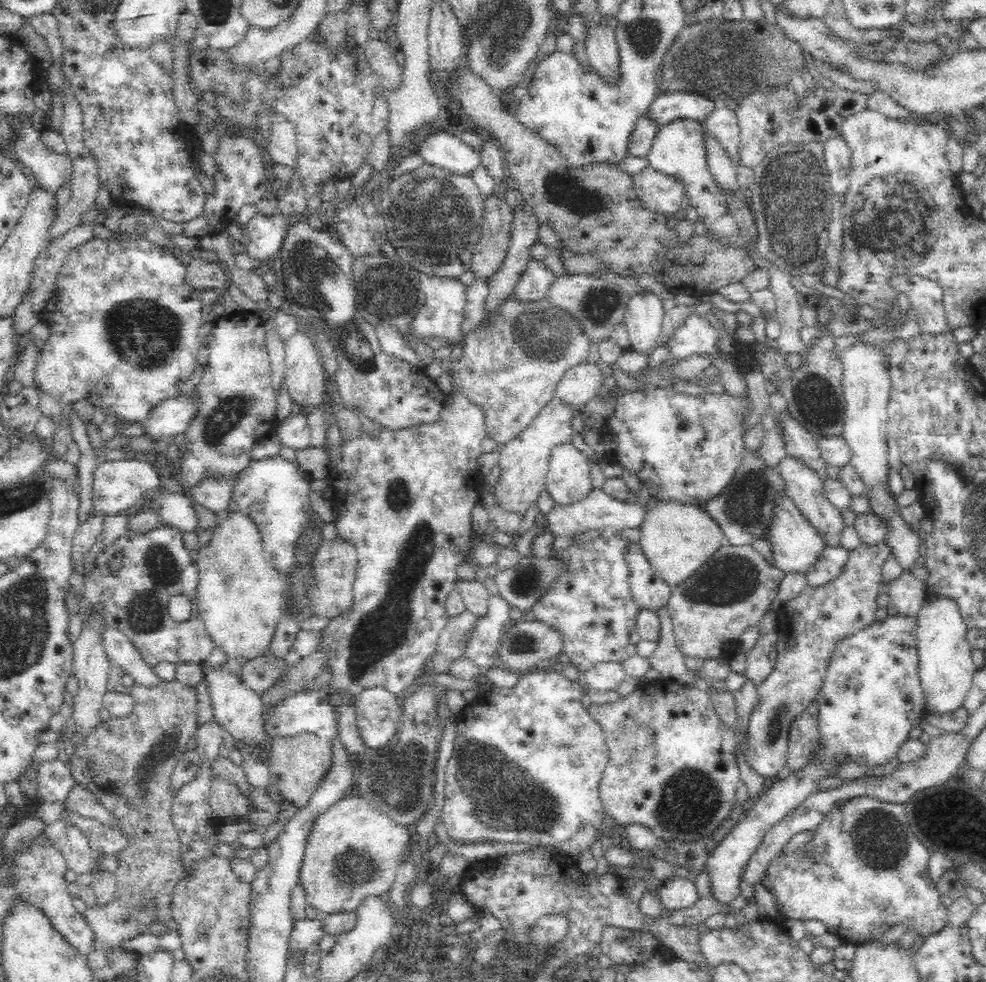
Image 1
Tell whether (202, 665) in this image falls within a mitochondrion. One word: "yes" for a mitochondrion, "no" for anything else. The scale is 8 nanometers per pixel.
no

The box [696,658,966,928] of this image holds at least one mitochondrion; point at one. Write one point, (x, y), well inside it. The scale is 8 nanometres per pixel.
(879, 838)

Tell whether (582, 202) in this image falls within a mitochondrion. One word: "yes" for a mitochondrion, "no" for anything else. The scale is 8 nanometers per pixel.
yes

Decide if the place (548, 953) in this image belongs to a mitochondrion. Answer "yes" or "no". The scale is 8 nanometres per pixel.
no

